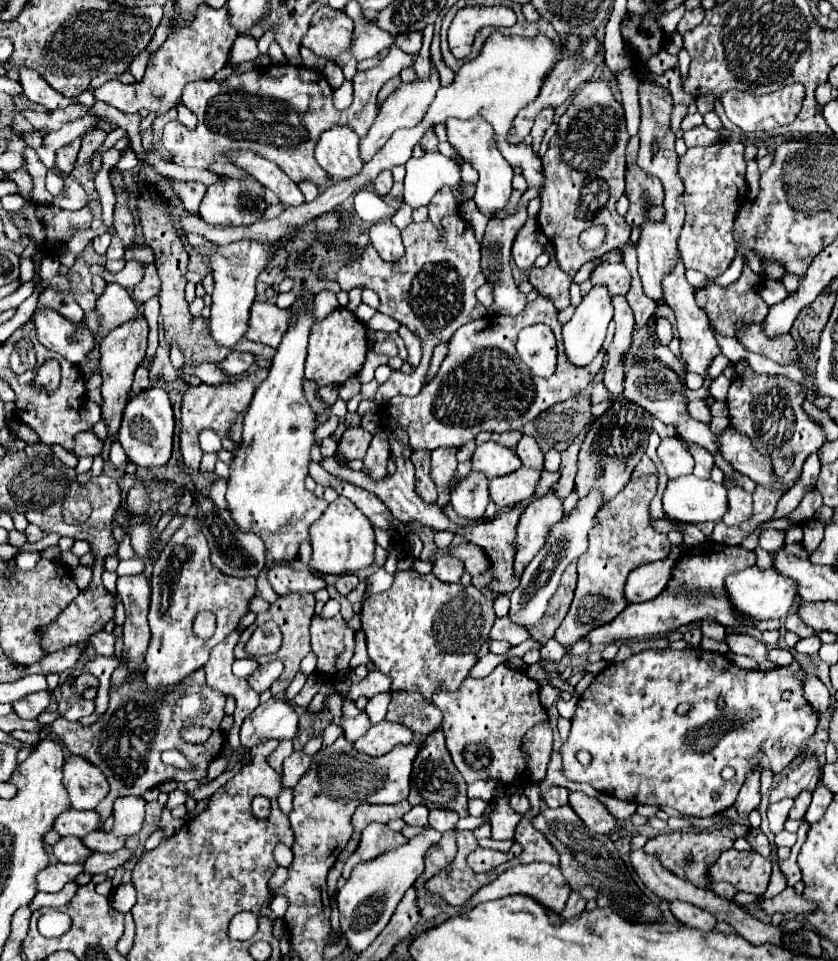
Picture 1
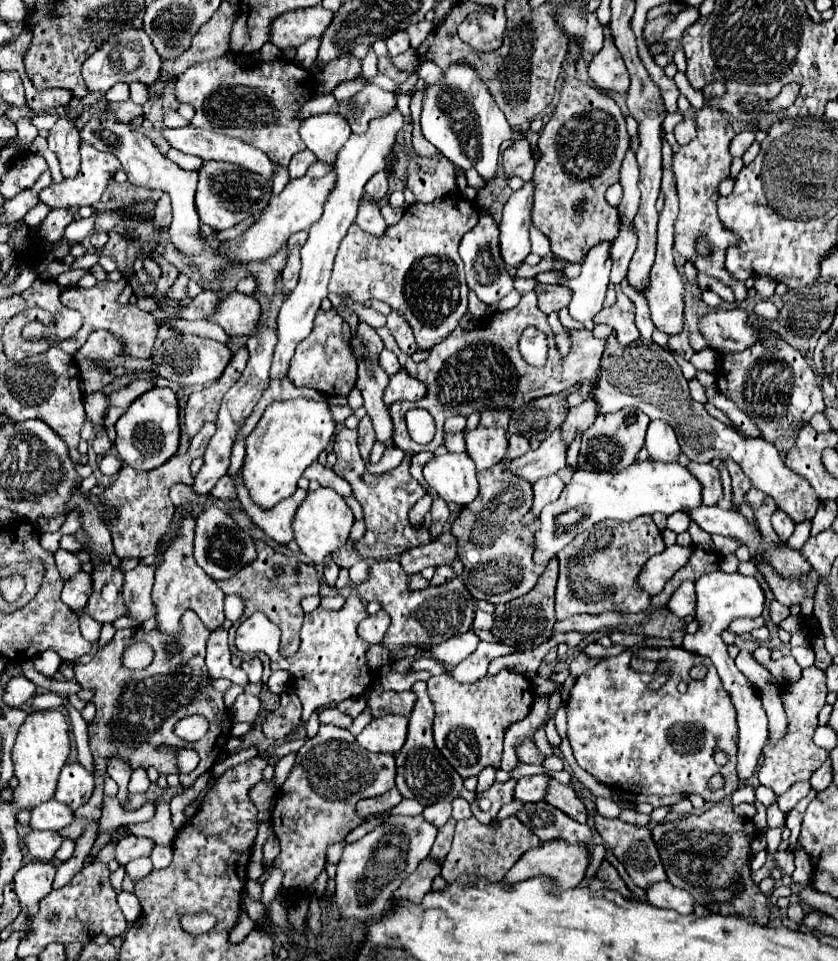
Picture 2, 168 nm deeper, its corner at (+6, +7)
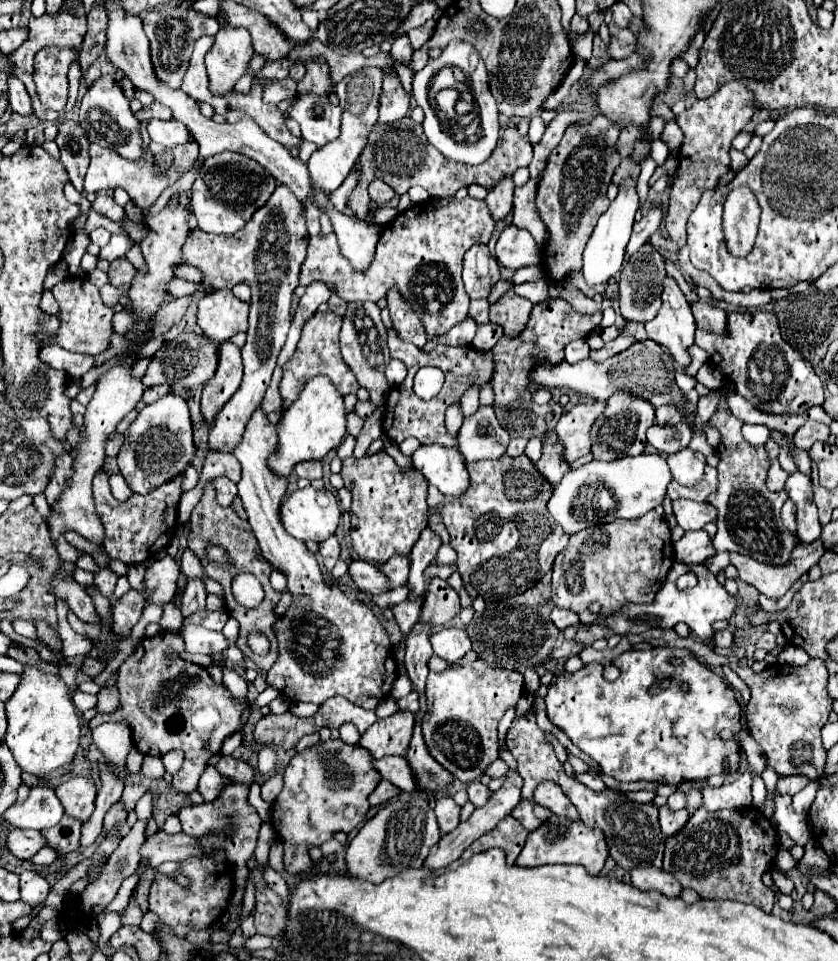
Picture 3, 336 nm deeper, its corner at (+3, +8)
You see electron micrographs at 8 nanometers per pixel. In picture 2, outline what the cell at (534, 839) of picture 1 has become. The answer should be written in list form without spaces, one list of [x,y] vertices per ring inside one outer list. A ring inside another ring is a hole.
[[[509,816],[501,820],[499,824],[495,822],[481,824],[475,818],[467,818],[467,820],[457,822],[453,846],[451,846],[451,852],[443,860],[441,876],[447,882],[455,882],[461,874],[483,876],[491,882],[501,882],[503,874],[509,872],[509,868],[521,858],[521,854],[535,846],[539,846],[539,838],[529,828],[525,828],[517,816]]]

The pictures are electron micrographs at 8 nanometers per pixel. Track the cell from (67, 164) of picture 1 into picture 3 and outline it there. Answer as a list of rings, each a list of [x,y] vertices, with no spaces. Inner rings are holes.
[[[62,121],[58,125],[56,143],[62,153],[60,161],[62,161],[64,169],[68,171],[72,185],[78,191],[82,191],[82,181],[84,181],[90,157],[88,157],[88,139],[86,139],[86,133],[82,131],[80,123]]]

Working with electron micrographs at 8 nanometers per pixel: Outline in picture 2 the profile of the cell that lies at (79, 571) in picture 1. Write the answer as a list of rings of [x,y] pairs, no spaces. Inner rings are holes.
[[[79,572],[75,574],[65,586],[63,586],[63,594],[61,600],[73,610],[81,610],[87,604],[87,598],[91,594],[91,576],[87,572]]]

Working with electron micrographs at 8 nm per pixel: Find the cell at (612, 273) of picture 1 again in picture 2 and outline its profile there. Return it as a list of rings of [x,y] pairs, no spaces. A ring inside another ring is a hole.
[[[621,224],[621,232],[613,242],[611,248],[611,260],[613,260],[613,268],[611,268],[611,282],[619,284],[625,274],[627,274],[627,266],[631,262],[631,256],[637,248],[637,232],[631,224]]]

